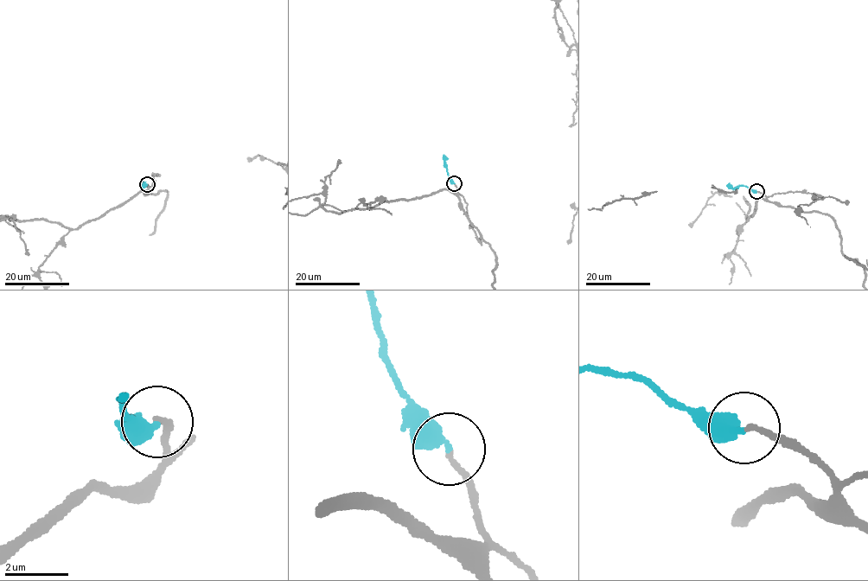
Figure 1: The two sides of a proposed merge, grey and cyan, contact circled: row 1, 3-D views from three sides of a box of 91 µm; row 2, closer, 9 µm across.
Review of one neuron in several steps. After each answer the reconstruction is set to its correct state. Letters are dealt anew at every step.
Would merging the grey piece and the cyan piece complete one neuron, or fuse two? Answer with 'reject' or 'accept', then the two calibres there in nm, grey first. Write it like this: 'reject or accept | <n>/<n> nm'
accept | 150/420 nm

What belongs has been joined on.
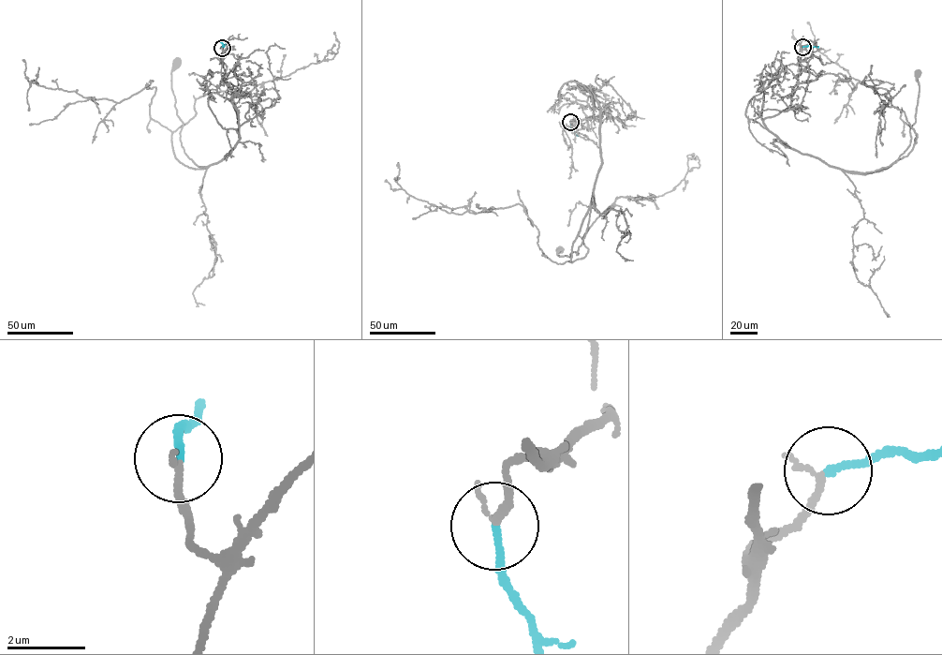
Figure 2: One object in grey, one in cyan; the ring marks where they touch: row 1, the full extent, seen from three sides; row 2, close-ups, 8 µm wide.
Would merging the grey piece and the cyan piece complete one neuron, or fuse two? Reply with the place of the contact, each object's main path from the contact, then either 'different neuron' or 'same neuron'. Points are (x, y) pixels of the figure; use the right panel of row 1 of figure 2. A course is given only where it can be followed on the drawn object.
at (802, 47); grey runs (802, 47), (790, 104), (764, 125), (794, 149), (846, 171), (890, 166), (910, 144), (918, 73); cyan runs (802, 47), (817, 47); same neuron

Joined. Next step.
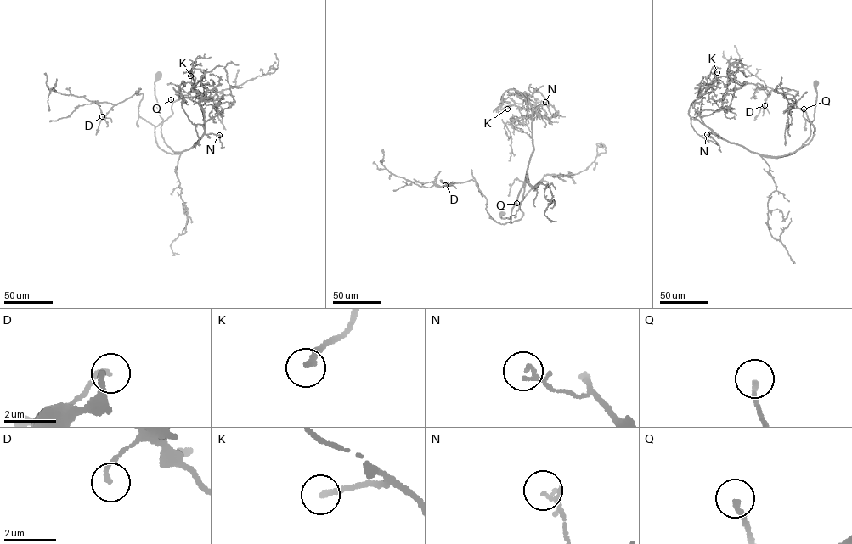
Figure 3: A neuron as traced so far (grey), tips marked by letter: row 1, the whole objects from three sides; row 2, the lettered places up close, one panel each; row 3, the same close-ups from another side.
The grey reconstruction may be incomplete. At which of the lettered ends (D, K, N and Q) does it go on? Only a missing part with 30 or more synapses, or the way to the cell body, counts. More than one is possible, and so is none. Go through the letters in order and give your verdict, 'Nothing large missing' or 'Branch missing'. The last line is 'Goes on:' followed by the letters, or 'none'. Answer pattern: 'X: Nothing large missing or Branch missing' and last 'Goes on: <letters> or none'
D: Nothing large missing
K: Branch missing
N: Nothing large missing
Q: Nothing large missing
Goes on: K

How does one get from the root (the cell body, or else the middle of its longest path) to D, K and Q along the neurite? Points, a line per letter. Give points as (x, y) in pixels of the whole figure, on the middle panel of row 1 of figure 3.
D: (501, 214), (503, 219), (516, 216), (527, 171), (510, 221), (504, 224), (488, 213), (474, 182), (445, 185)
K: (501, 214), (503, 219), (516, 216), (533, 149), (528, 99), (517, 96), (522, 103), (507, 109)
Q: (501, 214), (503, 219), (516, 216), (527, 171), (512, 209), (511, 222), (523, 215), (516, 203)

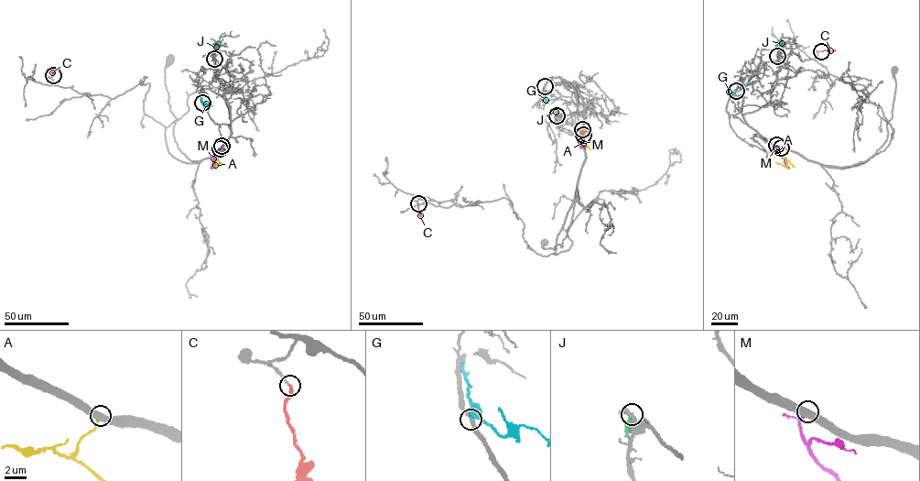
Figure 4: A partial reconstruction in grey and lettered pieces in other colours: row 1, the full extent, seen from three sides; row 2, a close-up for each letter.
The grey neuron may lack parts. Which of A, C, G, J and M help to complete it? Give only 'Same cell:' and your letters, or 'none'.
Same cell: none

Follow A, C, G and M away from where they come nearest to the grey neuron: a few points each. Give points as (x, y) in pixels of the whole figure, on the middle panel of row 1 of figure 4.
A: (583, 135), (583, 146), (584, 133)
C: (418, 203), (420, 216)
G: (545, 86), (544, 100), (548, 103)
M: (582, 129), (579, 145), (584, 147)

